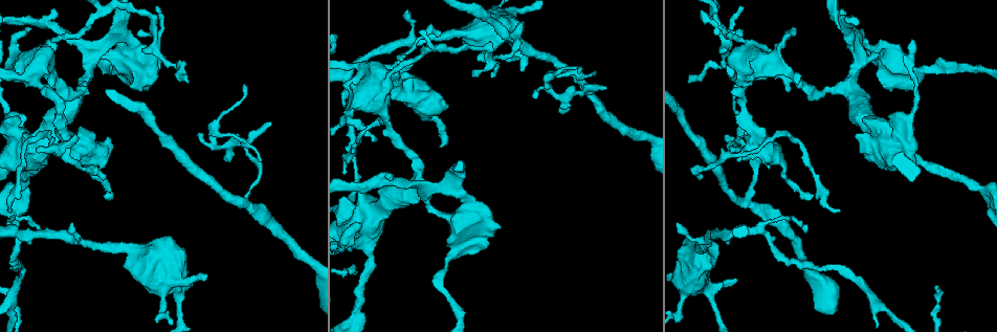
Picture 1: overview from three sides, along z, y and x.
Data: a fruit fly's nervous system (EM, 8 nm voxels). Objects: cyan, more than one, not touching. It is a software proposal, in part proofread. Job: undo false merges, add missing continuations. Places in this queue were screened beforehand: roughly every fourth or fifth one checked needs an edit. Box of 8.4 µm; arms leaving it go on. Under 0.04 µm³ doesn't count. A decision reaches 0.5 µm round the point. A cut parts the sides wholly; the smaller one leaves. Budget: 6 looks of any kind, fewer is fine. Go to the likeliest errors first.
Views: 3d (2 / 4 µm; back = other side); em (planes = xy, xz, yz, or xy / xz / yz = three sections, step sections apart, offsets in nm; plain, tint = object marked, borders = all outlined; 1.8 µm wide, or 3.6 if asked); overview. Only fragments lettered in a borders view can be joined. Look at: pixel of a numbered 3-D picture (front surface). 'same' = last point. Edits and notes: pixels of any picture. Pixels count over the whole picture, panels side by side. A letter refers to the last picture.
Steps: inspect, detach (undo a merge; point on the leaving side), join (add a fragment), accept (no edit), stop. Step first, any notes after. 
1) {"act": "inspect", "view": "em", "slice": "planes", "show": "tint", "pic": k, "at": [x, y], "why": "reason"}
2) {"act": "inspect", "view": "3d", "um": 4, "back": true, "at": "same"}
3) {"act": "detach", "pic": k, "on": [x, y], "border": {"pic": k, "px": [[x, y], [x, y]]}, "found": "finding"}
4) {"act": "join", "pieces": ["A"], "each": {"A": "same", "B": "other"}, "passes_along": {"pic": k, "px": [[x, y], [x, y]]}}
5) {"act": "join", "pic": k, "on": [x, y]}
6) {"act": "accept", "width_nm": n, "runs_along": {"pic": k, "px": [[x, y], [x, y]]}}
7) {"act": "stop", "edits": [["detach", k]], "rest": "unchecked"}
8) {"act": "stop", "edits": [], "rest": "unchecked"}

{"act": "inspect", "view": "3d", "um": 4, "pic": 1, "at": [893, 142], "why": "sudden change in width"}

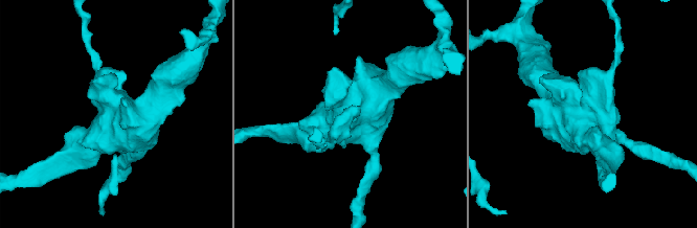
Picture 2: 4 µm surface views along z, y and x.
{"act": "inspect", "view": "em", "um": 3.6, "slice": "planes", "show": "borders", "pic": 2, "at": [587, 112], "why": "need the tissue"}

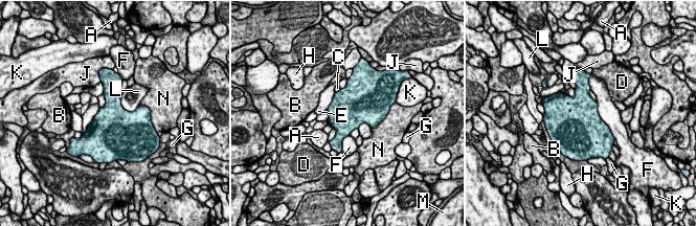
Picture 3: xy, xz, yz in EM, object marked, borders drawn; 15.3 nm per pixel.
{"act": "accept", "longest_contact_nm": ["F", 600], "each": {"A": "other", "B": "other", "C": "other", "D": "other", "E": "other", "F": "other", "G": "other", "H": "other", "J": "other", "K": "other", "L": "other", "M": "other", "N": "other"}, "border": {"pic": 3, "px": [[119, 95], [125, 109], [139, 106]]}, "found": "all the same neuron"}

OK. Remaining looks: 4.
{"act": "inspect", "view": "3d", "um": 2, "pic": 1, "at": [246, 203]}

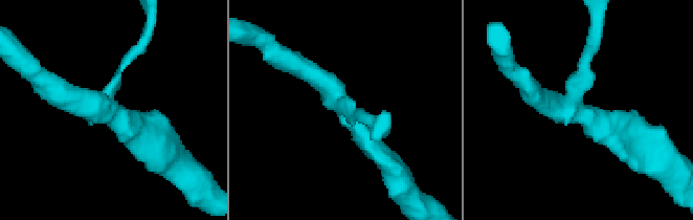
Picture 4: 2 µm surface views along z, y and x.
{"act": "inspect", "view": "em", "slice": "planes", "show": "tint", "pic": 4, "at": [115, 113], "arms": 3, "why": "need the tissue"}

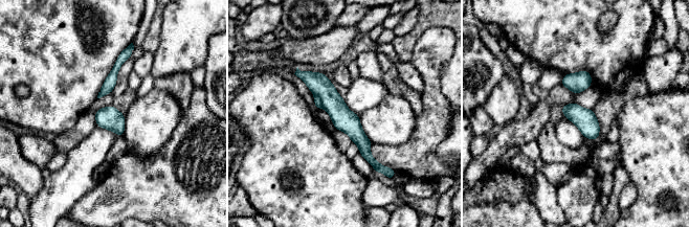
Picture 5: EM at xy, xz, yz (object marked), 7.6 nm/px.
{"act": "inspect", "view": "em", "slice": "planes", "show": "borders", "at": "same", "why": "see the neighbours"}

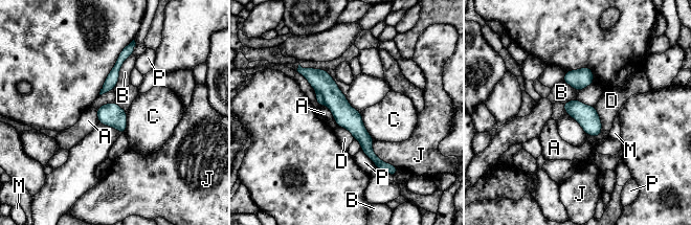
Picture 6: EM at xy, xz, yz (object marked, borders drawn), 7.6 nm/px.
{"act": "detach", "pic": 6, "on": [319, 99], "each": {"A": "other", "B": "other", "C": "other", "D": "other", "J": "other", "M": "other", "P": "other"}, "border": {"pic": 6, "px": [[316, 91], [321, 95], [325, 104]]}, "found": "a second neuron is stuck on"}

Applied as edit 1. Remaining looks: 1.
{"act": "stop", "edits": [["detach", 6]], "rest": "unchecked"}

